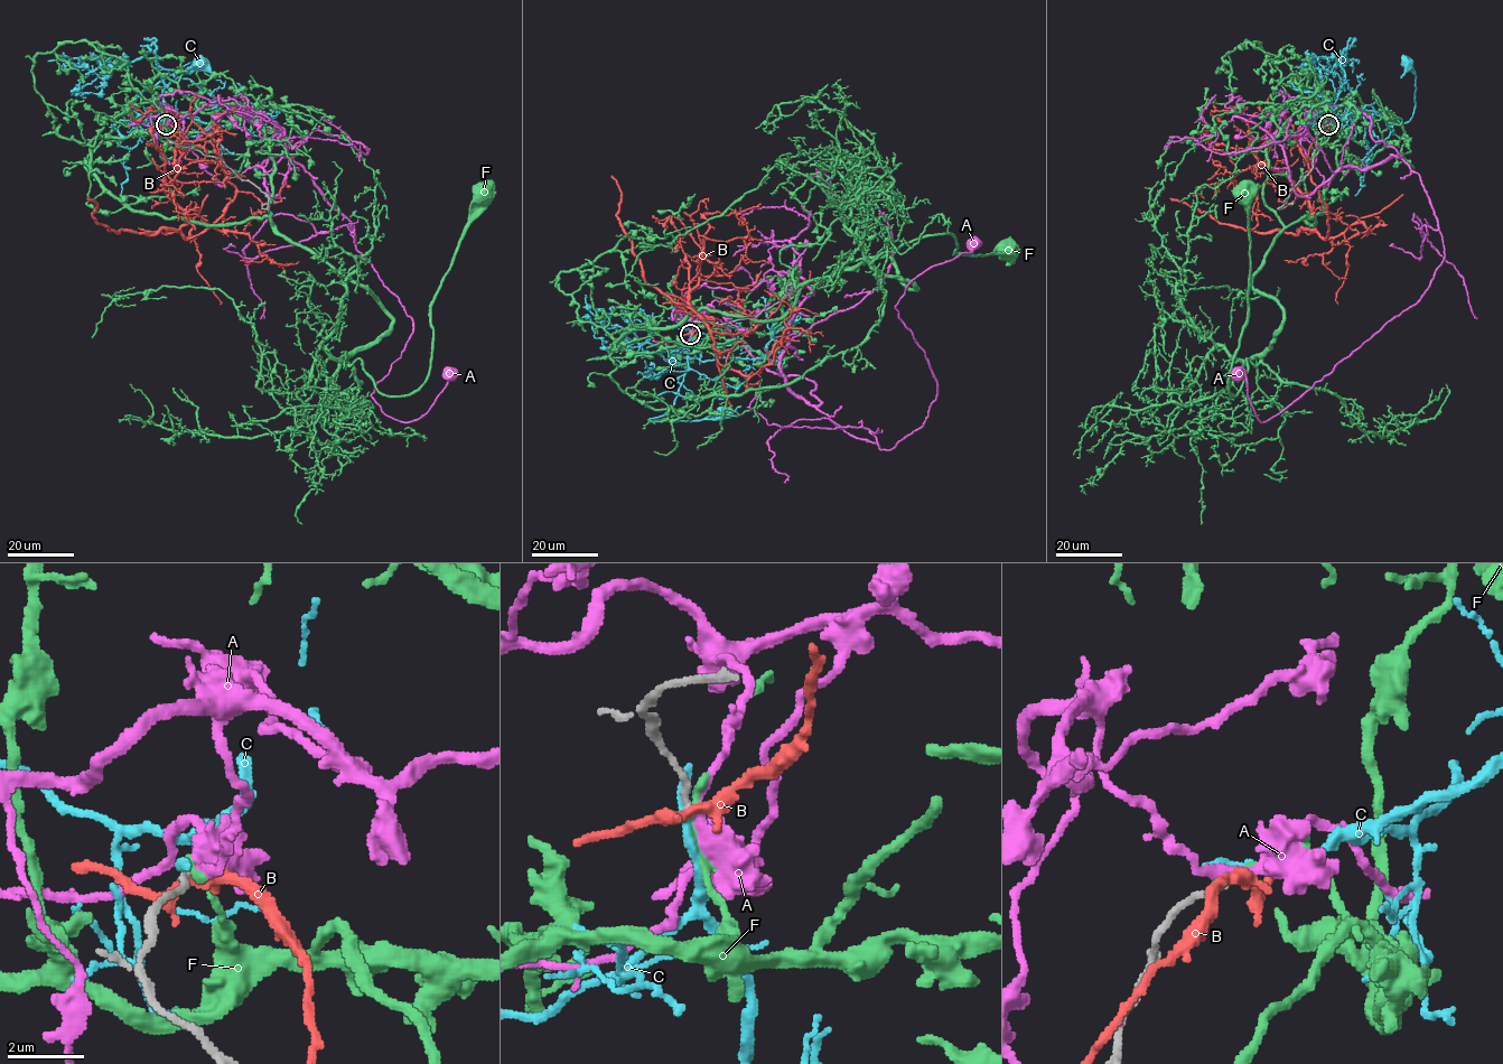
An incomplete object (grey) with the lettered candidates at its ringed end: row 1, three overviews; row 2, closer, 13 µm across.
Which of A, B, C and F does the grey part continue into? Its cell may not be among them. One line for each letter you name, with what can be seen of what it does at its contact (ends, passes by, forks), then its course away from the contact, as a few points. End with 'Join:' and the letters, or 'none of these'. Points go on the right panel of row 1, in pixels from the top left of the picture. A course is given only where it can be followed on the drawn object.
Join: none of these

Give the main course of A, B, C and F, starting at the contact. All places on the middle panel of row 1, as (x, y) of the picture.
A: (690, 333), (718, 319), (771, 371), (811, 380), (834, 425), (890, 449), (937, 392), (895, 307), (972, 241)
B: (690, 333), (706, 309), (759, 323), (711, 330), (689, 302), (700, 235), (750, 239), (740, 213)
C: (689, 333), (694, 357), (688, 358), (688, 370), (673, 406), (663, 414), (649, 420), (691, 420), (722, 412)
F: (690, 333), (615, 342), (702, 308), (782, 318), (869, 258), (916, 288), (870, 266), (935, 235), (1007, 253)

